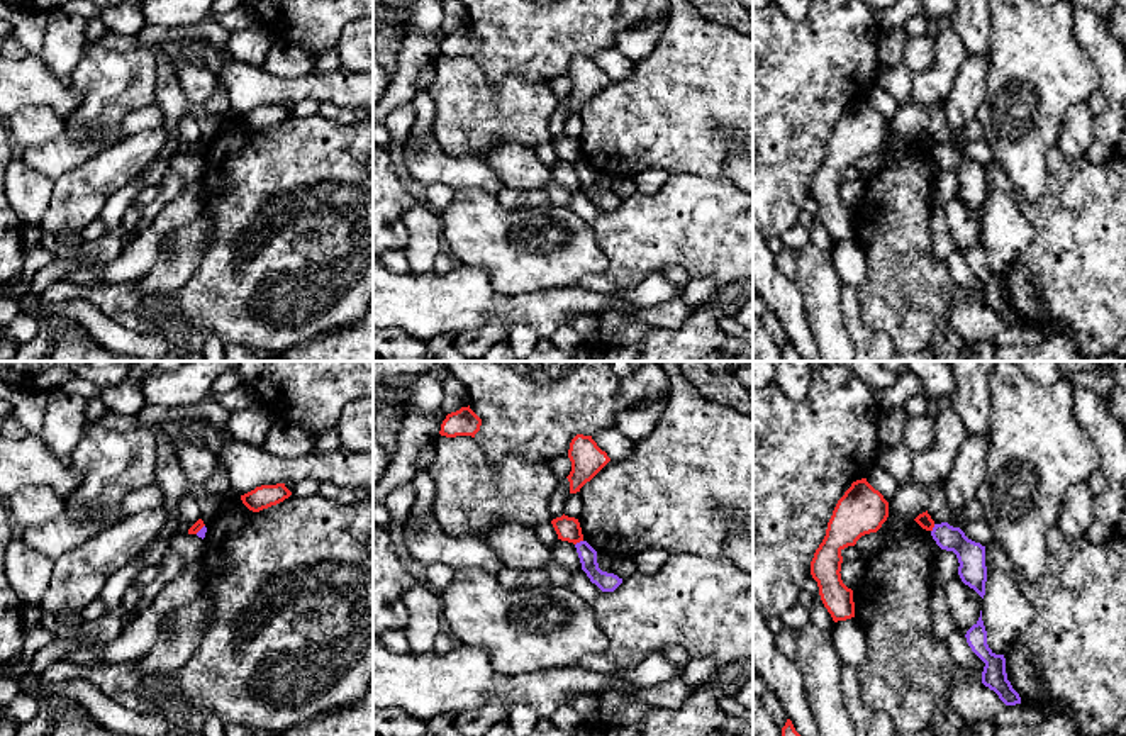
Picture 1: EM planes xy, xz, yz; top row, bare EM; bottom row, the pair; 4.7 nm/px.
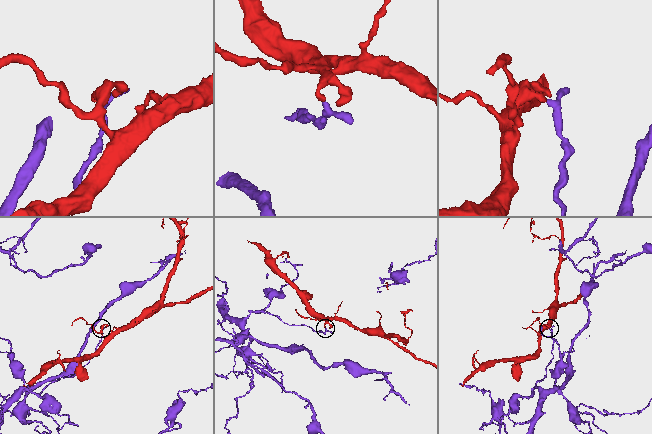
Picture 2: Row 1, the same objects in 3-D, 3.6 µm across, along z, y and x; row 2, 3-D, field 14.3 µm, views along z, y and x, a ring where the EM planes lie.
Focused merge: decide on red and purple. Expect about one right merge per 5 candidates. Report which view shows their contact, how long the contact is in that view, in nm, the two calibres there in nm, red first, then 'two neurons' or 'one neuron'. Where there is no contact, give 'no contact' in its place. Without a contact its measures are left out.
meets red in xz; contact 50 nm long; 110 nm thick on the red side, 100 nm on the other; two neurons

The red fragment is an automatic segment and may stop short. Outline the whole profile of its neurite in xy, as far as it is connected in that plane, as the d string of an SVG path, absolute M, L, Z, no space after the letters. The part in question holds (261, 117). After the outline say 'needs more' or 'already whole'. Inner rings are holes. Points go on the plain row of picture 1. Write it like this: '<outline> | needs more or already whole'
M276 103L256 107L254 110L241 115L241 120L249 131L259 132L283 122L290 115L292 112L285 107L285 103Z | already whole

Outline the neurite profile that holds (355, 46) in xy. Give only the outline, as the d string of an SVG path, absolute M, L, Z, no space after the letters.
M373 15L349 22L336 46L341 68L373 76Z

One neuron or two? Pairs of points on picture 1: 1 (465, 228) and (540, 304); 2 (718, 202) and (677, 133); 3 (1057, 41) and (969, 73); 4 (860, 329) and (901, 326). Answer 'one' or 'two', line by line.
1: two
2: two
3: two
4: two

